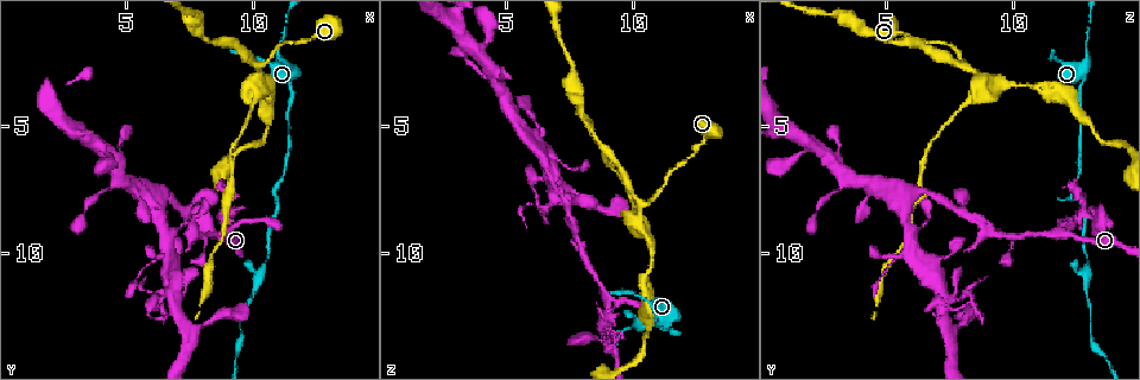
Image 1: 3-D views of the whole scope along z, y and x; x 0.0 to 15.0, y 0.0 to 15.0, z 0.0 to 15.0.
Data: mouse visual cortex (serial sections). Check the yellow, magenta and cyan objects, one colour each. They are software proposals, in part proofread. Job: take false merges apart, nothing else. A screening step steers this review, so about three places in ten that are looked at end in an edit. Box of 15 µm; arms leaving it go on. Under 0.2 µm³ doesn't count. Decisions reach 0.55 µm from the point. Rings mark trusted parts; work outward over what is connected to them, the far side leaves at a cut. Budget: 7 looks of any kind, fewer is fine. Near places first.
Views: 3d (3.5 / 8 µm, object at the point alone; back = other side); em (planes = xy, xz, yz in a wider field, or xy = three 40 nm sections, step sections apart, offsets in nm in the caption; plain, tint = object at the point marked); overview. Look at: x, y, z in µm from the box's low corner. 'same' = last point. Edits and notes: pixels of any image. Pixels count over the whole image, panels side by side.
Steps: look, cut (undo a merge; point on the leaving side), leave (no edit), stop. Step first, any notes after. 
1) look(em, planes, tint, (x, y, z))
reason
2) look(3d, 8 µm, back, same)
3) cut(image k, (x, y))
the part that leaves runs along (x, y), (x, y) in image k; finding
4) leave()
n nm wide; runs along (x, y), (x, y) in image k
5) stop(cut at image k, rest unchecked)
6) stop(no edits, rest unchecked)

look(3d, 8 µm, (10.1, 3.2, 8.7))
sharp bend

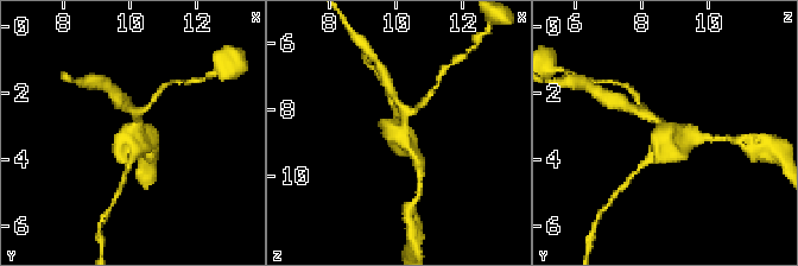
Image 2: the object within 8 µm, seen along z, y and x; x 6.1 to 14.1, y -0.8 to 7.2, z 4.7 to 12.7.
look(3d, 3.5 µm, (10.0, 3.2, 8.8))

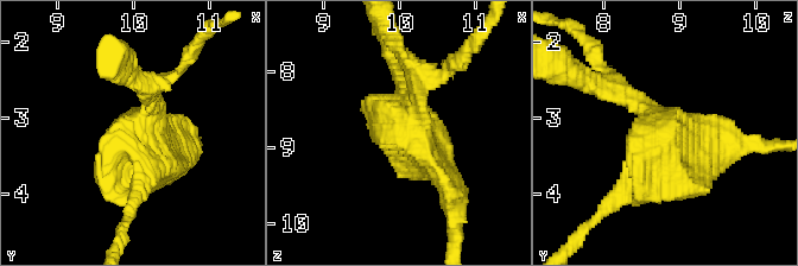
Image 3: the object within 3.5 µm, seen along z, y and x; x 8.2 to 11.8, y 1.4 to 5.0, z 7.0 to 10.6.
look(em, xy, step 2, tint, (10.10, 3.20, 8.75))
need the tissue

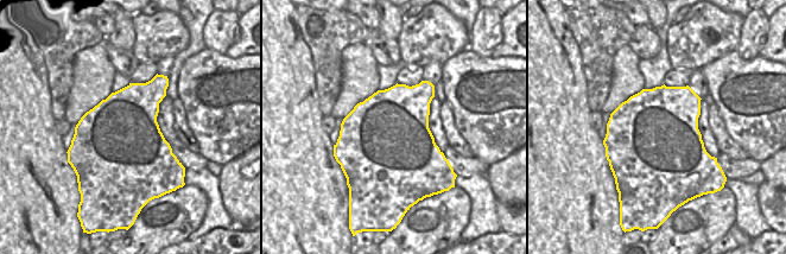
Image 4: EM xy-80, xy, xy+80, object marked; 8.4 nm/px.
leave()
runs along (624, 95), (663, 153), (723, 146) in image 3; one cell here

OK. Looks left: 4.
look(3d, 3.5 µm, (8.9, 8.6, 12.7))

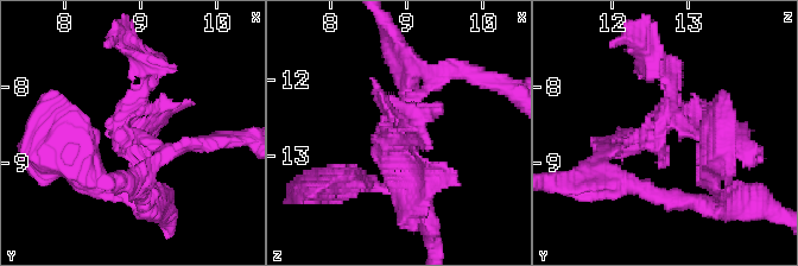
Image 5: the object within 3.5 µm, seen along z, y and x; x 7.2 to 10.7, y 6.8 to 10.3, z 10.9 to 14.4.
look(em, planes, tint, (8.90, 8.60, 12.60))

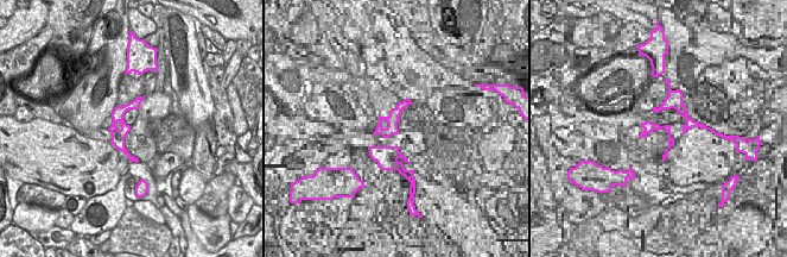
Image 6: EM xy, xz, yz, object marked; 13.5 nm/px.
leave()
runs along (137, 102), (119, 114), (119, 146) in image 6; all the same cell

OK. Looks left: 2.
stop(no edits, rest unchecked)

